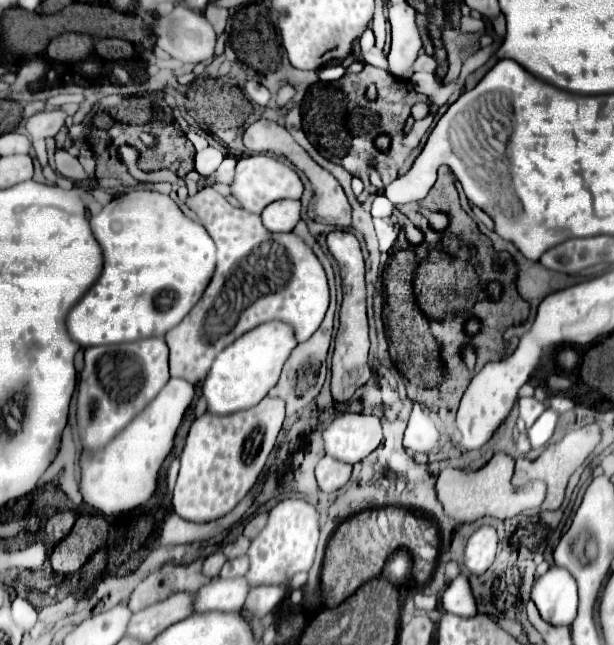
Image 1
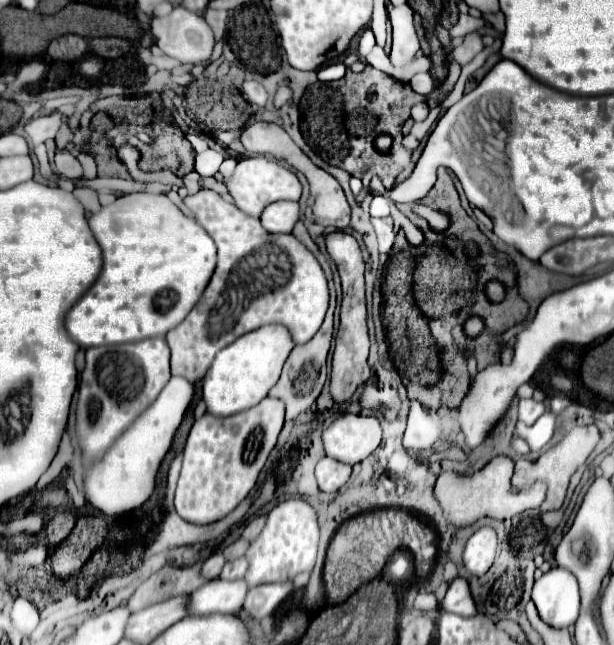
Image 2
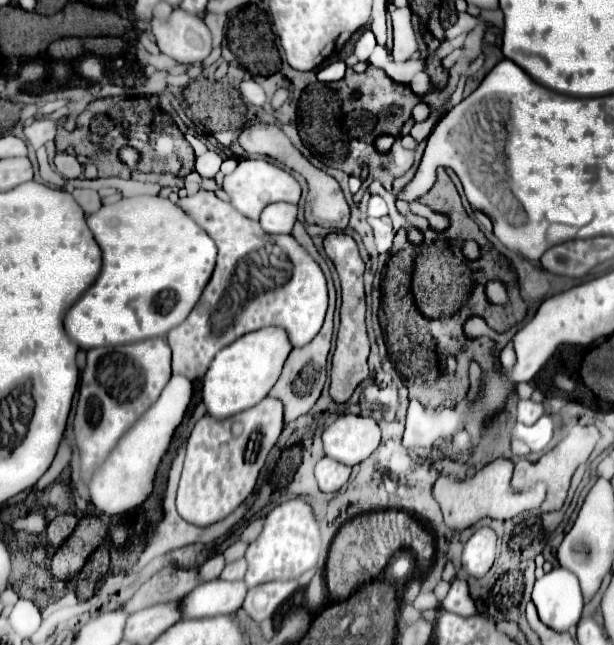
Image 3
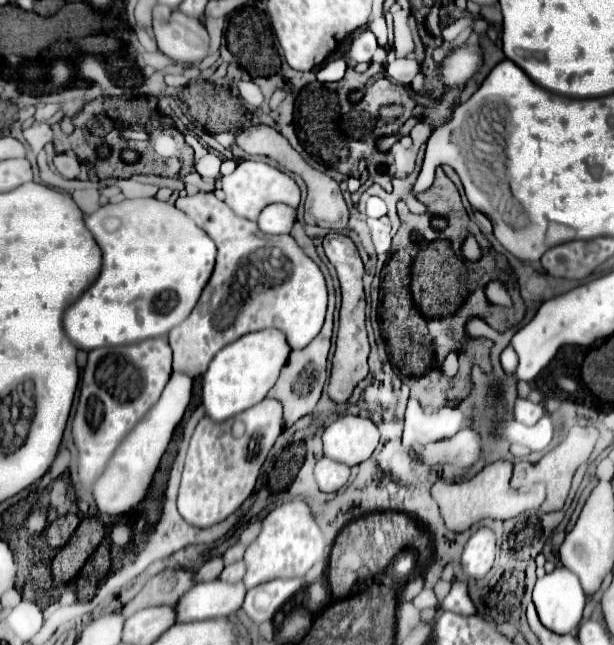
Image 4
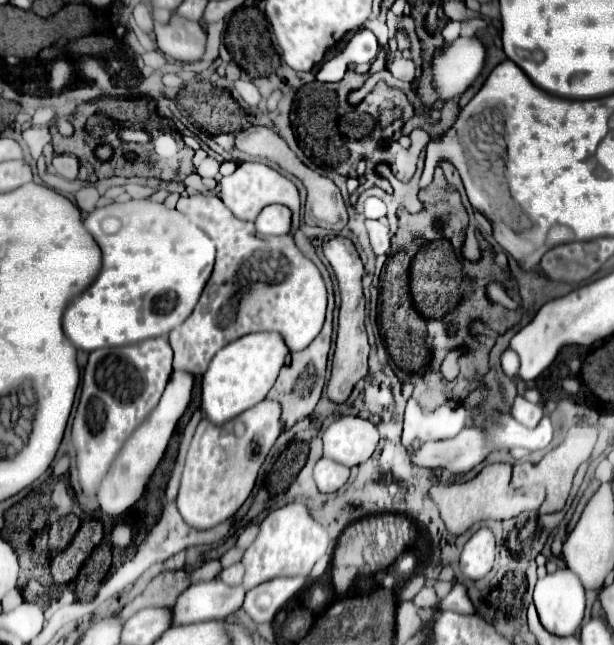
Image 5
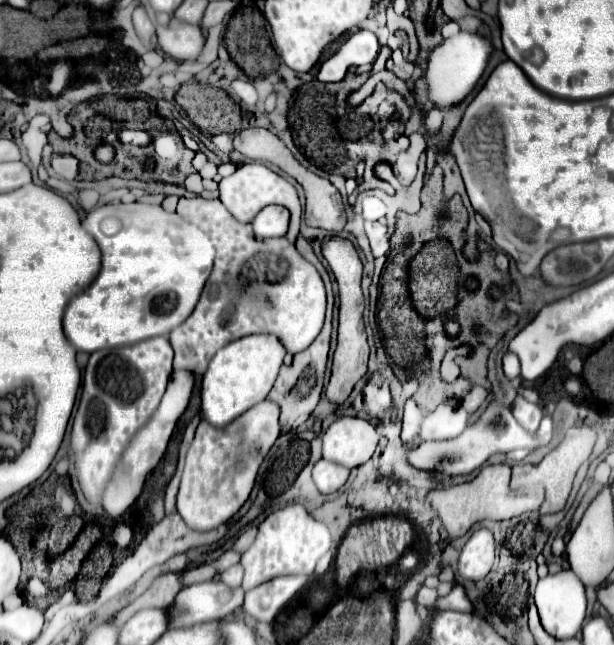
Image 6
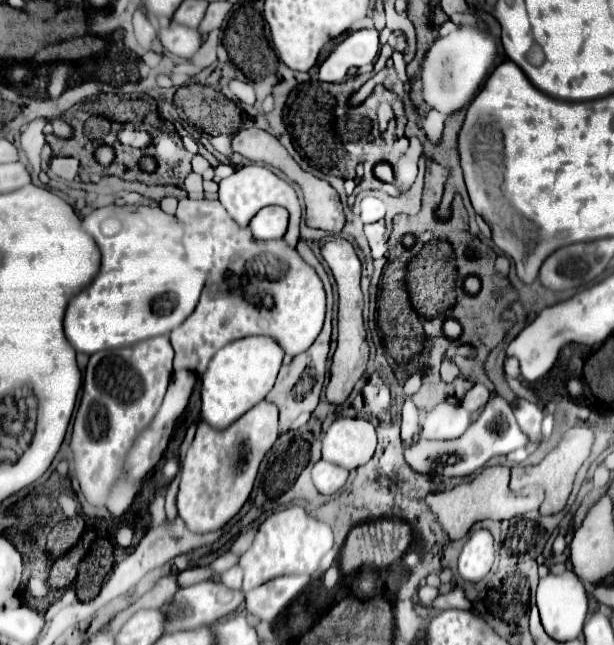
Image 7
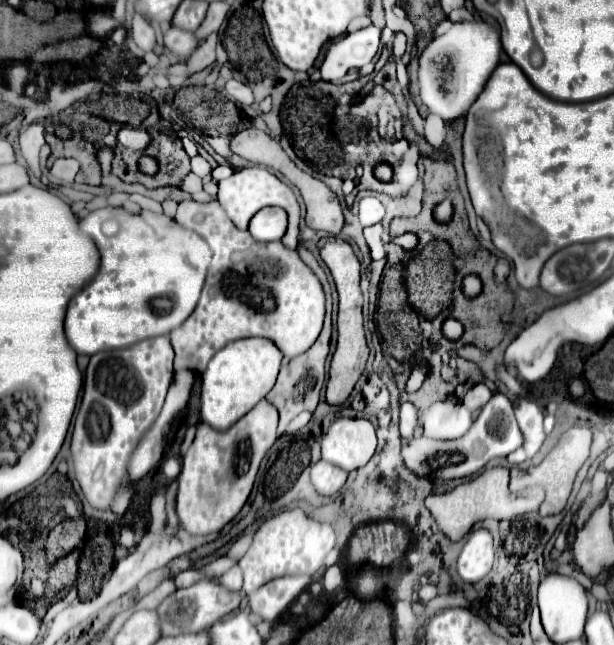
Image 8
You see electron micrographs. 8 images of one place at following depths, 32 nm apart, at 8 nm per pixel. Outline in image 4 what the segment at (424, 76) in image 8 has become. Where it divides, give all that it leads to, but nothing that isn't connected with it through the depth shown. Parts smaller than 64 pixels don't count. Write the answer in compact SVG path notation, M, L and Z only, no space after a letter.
M462 44L460 48L456 48L450 54L448 64L440 62L440 74L442 74L446 90L452 88L452 86L466 84L474 76L480 60L482 60L482 50L480 48Z

